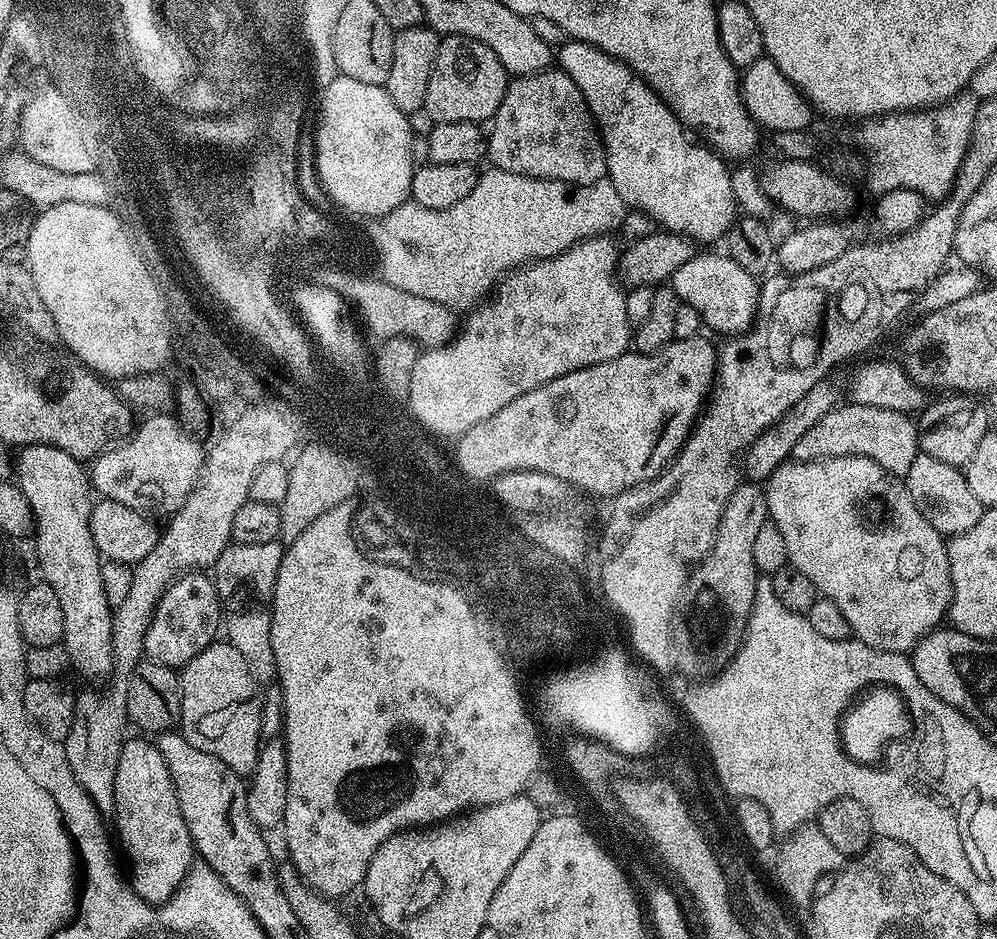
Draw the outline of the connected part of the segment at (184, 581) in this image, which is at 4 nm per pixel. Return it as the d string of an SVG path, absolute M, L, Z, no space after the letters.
M193 570L184 576L177 576L176 581L162 594L162 598L154 610L144 639L144 656L156 664L180 670L198 654L202 654L202 650L206 650L217 639L216 631L219 628L221 631L222 628L219 591L221 592L221 589L218 587L217 581L207 571Z

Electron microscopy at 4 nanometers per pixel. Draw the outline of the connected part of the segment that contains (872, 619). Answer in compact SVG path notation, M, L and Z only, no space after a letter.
M835 456L829 460L798 460L785 462L774 470L774 474L766 481L768 494L768 519L778 530L782 530L782 539L786 541L788 551L788 564L793 568L802 570L810 582L814 582L817 593L823 599L834 602L838 610L850 626L852 636L866 646L883 652L911 653L912 647L918 641L945 623L948 607L952 601L952 583L950 582L950 562L948 561L948 545L945 537L941 536L922 514L918 514L918 506L914 506L914 498L904 489L903 479L894 477L886 472L878 462L861 456Z

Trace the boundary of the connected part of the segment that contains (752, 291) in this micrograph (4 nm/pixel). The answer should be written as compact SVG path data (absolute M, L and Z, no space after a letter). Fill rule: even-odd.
M693 254L690 262L684 263L672 275L670 286L676 291L676 297L698 310L701 325L705 329L713 328L714 331L721 332L721 337L739 337L751 328L752 321L756 319L757 277L742 270L742 266L738 266L738 262L731 260L727 254Z

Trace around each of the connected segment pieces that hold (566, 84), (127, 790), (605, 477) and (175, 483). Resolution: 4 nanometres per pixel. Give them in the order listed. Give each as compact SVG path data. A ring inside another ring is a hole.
M549 66L542 72L529 76L518 76L509 79L508 89L502 98L502 106L492 116L490 131L487 133L487 159L491 167L501 168L510 174L522 174L539 180L557 180L563 184L593 184L605 179L608 174L604 141L600 138L600 130L592 121L590 110L586 106L586 98L582 98L582 90L574 86L574 82L559 67Z
M125 739L118 754L118 774L114 774L116 803L114 823L116 823L116 832L120 835L120 844L128 855L128 868L132 871L131 891L147 904L159 906L171 900L172 895L180 889L181 882L188 877L188 871L194 866L194 849L188 827L182 818L182 810L178 806L174 782L170 778L166 758L162 758L162 754L151 739L140 739L144 740Z
M707 335L691 336L681 340L671 340L666 347L657 352L642 354L635 350L629 350L623 356L614 358L610 362L598 362L594 366L586 366L582 370L574 370L574 374L566 374L562 378L554 378L502 406L498 414L490 414L482 422L470 426L455 441L455 467L460 467L460 472L464 476L469 476L472 480L485 480L491 482L496 477L507 472L517 472L518 470L538 470L542 474L554 474L554 478L566 481L573 489L581 488L584 492L593 492L596 496L611 498L624 492L627 488L637 488L640 484L645 484L647 480L652 480L659 472L671 464L672 459L680 452L680 447L684 445L688 435L692 433L692 427L700 419L701 411L711 393L713 383L716 378L716 358L718 355L717 345L711 344L706 338Z
M172 414L149 415L149 420L139 421L127 440L91 461L90 483L103 499L122 502L122 506L153 518L171 518L184 505L200 480L206 448L183 432L188 430L181 427L175 415L168 415Z

